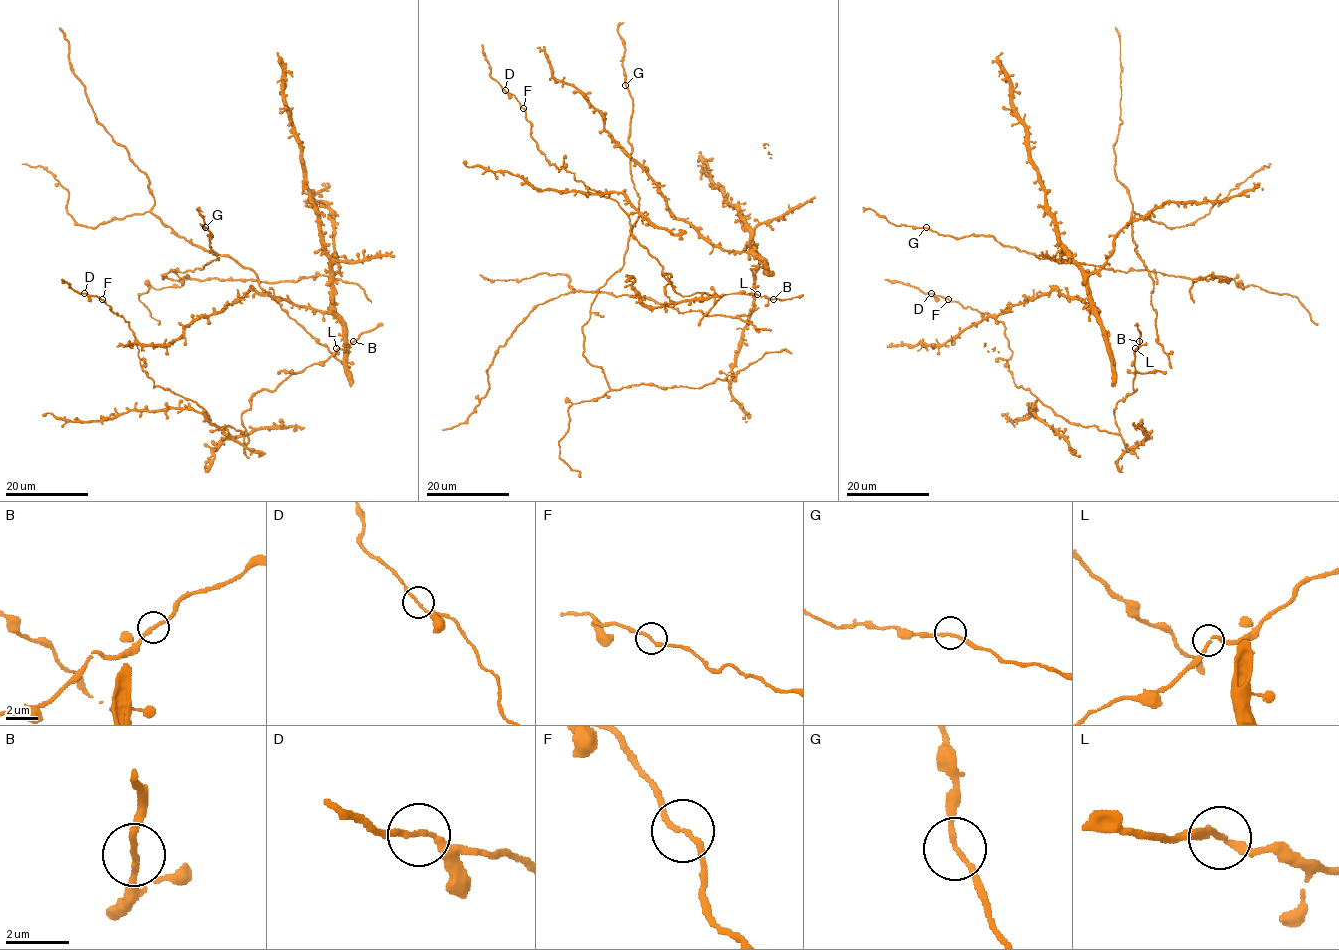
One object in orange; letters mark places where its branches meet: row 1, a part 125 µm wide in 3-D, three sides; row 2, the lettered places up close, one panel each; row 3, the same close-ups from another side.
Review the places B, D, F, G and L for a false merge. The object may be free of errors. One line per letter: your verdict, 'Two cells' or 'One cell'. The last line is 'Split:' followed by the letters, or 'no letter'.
B: One cell
D: One cell
F: One cell
G: One cell
L: One cell
Split: no letter

